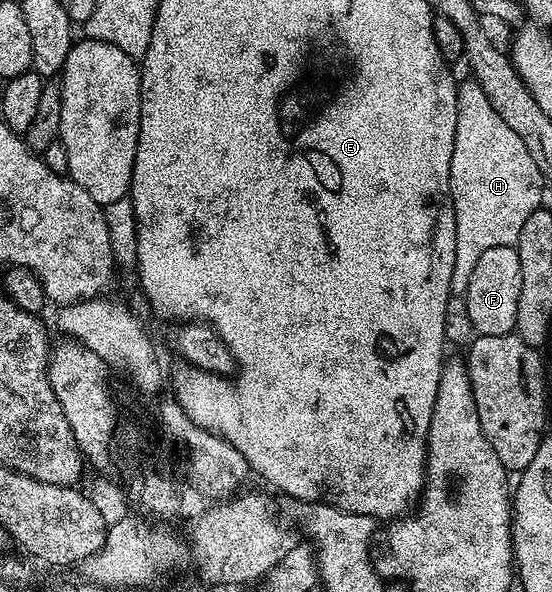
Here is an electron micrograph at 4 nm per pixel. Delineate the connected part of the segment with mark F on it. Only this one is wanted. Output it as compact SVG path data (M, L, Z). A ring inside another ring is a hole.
M512 246L488 248L488 252L476 260L472 276L468 276L465 295L468 304L468 320L478 336L504 336L515 333L516 307L520 304L520 256Z

